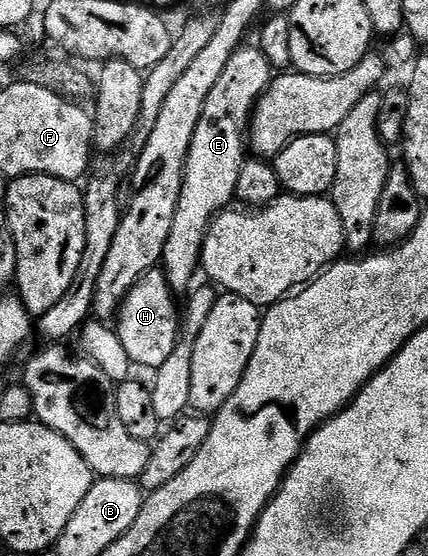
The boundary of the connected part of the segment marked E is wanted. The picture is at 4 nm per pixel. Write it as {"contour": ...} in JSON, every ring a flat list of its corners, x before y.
{"contour":[[244,43,240,45,225,63,225,71,217,79,213,91,209,91,209,99,205,99,205,111,201,111,201,119,197,123,197,131,193,131,193,143,189,143,189,153,185,159,185,171,183,172,183,186,181,195,177,199,177,213,173,215,173,227,169,227,169,237,165,239,161,268,171,290,184,291,192,288,191,280,201,269,203,255,203,240,207,238,207,228,212,221,224,212,235,201,235,188,237,187,237,175,241,175,241,167,245,160,245,134,249,129,251,110,255,108,255,102,259,100,267,86,273,80,273,70,269,59,259,50,258,44]]}

